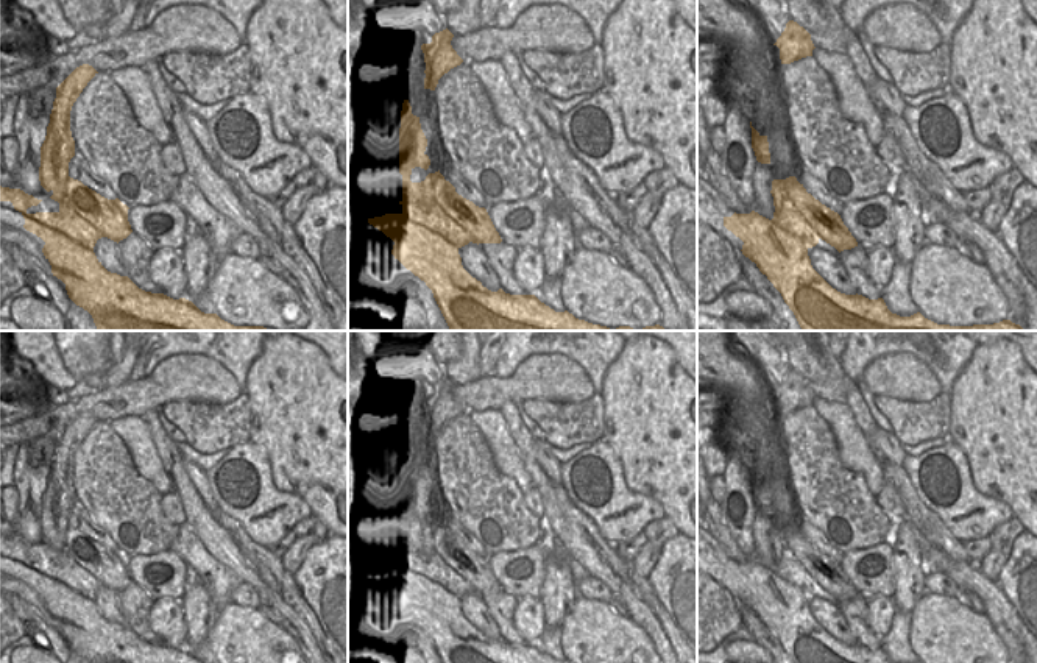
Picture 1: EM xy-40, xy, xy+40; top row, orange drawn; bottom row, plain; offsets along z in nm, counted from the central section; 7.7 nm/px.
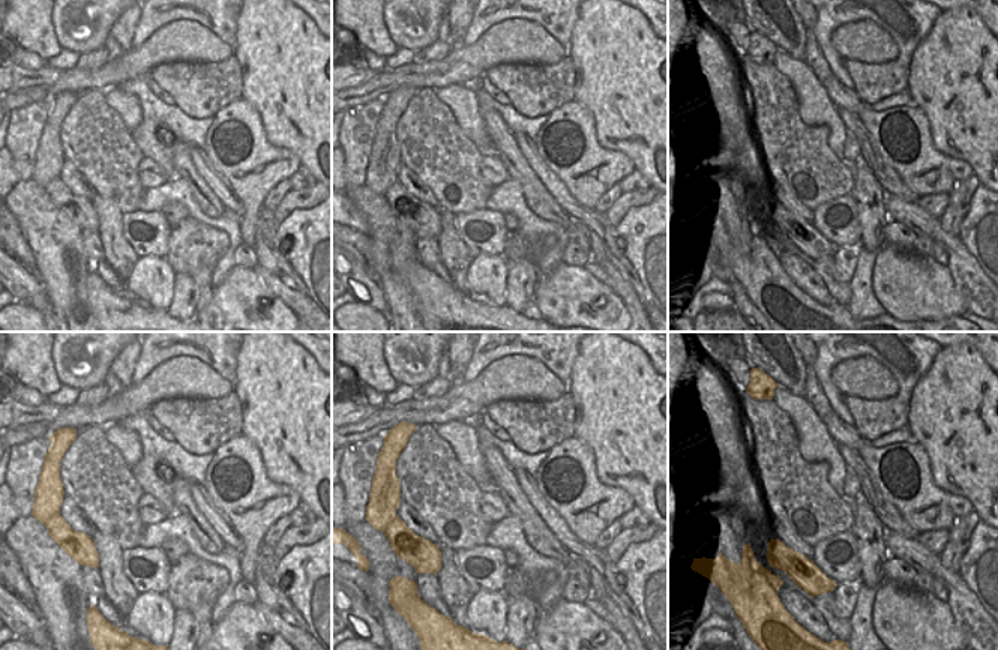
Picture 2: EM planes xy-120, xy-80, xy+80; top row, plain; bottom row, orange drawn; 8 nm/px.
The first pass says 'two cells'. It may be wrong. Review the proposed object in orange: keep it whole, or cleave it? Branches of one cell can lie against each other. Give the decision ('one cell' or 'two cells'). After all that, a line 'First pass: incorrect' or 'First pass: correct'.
two cells
First pass: correct

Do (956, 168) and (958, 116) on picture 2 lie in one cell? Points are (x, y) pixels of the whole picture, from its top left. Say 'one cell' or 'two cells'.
two cells

